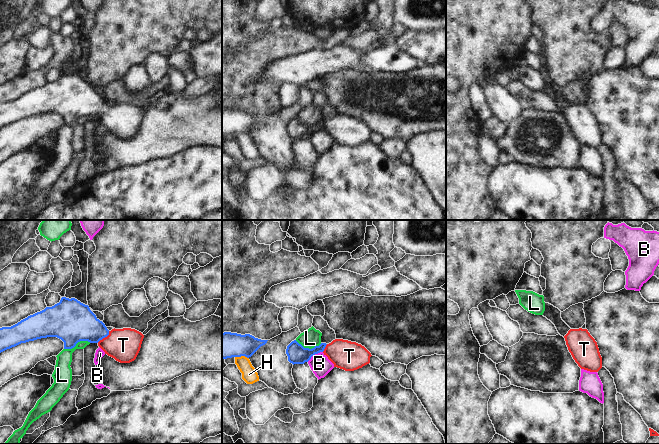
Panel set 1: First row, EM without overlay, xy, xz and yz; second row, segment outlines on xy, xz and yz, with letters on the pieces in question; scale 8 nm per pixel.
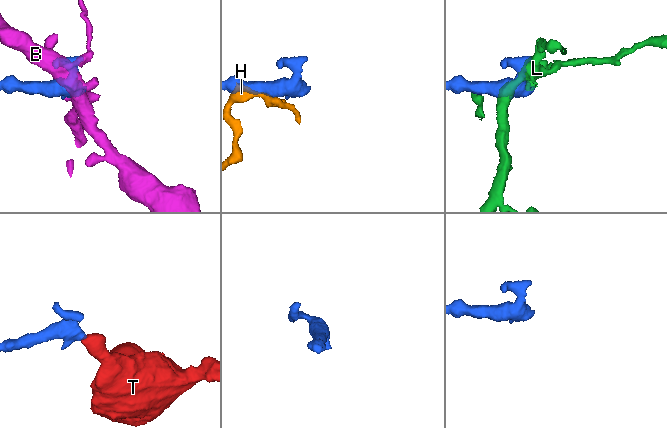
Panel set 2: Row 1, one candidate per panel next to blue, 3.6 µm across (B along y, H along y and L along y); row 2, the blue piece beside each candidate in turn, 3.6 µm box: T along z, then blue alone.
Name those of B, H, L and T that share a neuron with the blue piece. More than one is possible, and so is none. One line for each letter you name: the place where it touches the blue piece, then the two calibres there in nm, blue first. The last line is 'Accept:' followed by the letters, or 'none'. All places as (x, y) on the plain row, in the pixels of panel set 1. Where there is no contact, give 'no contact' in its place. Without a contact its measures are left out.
T: contact xy (104, 113); calibres 300 and 260 nm
Accept: T

